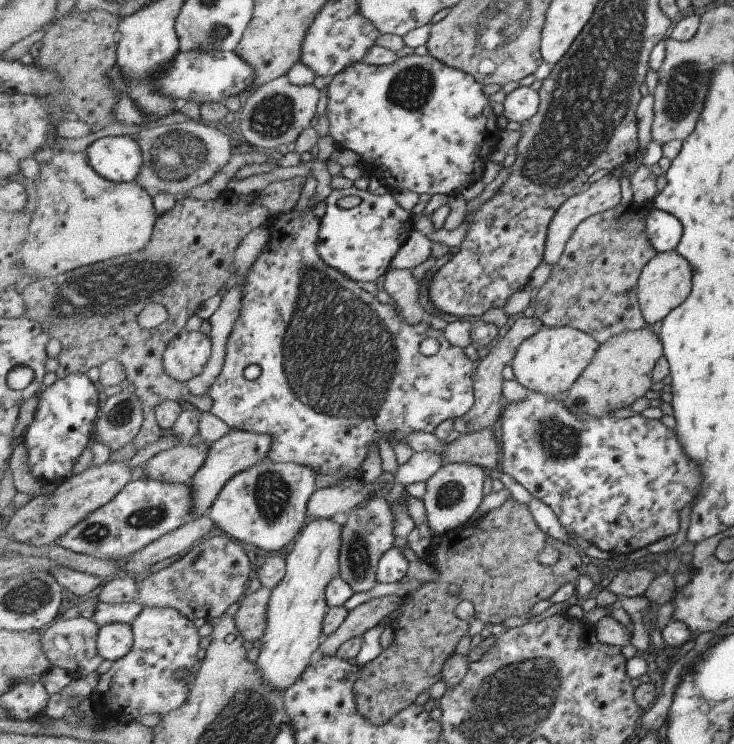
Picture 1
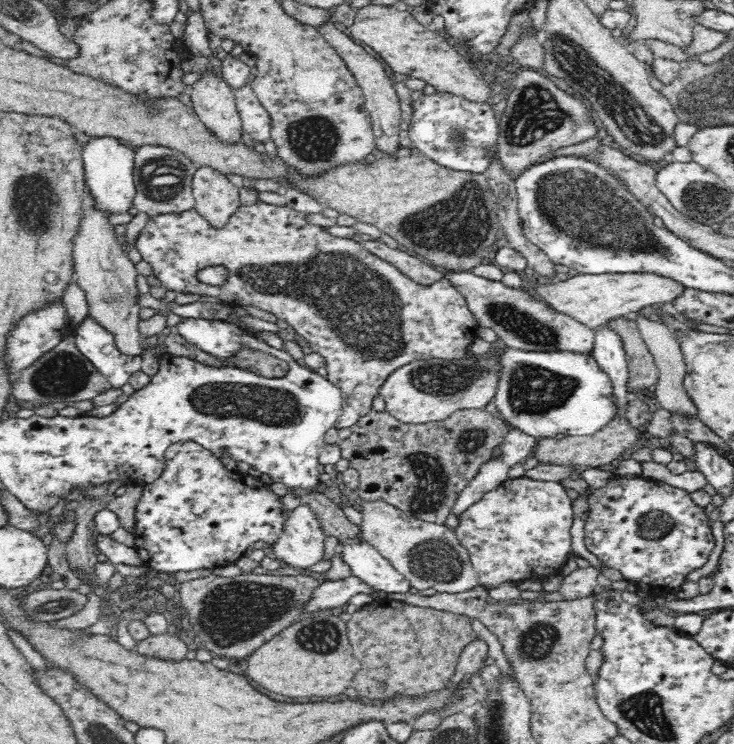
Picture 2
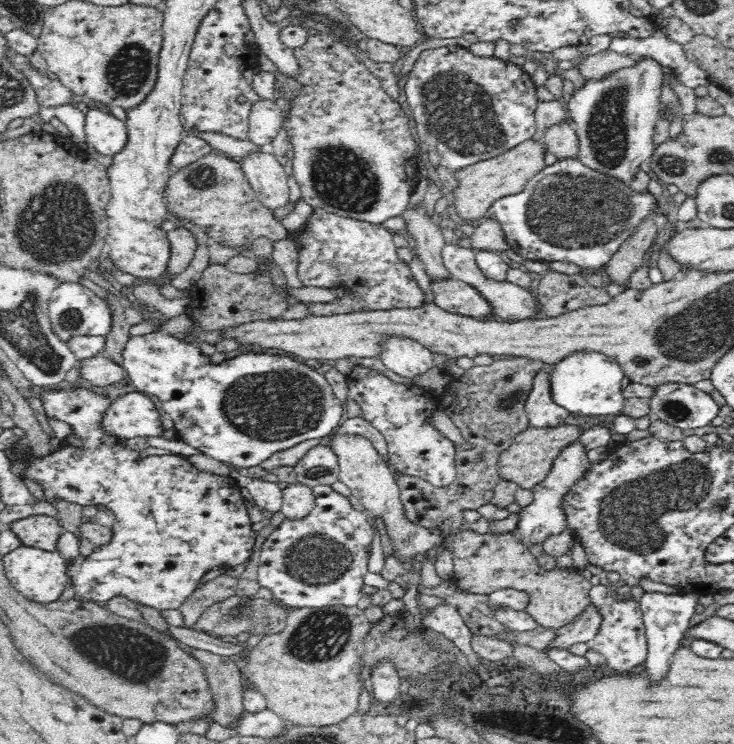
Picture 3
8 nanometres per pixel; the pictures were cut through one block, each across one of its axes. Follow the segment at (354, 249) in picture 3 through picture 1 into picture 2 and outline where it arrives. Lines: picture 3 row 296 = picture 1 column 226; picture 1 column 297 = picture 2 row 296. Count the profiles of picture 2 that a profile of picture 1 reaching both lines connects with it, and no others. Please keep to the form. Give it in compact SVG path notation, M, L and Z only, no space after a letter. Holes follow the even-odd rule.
M258 201L252 206L240 206L236 210L236 214L230 218L228 224L221 229L214 229L208 224L196 210L182 212L180 214L164 214L150 218L146 226L142 228L140 235L135 241L135 248L150 266L152 266L153 274L162 282L161 286L167 290L175 290L177 293L190 294L206 294L206 296L214 296L218 300L224 300L226 303L238 305L241 307L256 307L274 314L278 320L283 320L289 326L295 329L295 332L308 341L309 347L325 358L325 368L327 370L327 379L335 384L342 393L343 411L340 413L339 420L336 421L335 428L348 428L354 426L360 418L368 411L372 410L372 401L379 394L382 384L392 371L404 366L409 362L419 360L439 359L463 359L470 351L470 343L478 336L479 325L473 316L473 312L467 308L464 295L452 284L448 276L444 276L442 280L424 286L413 281L408 275L402 274L391 262L380 259L364 249L362 242L355 242L350 238L336 237L324 228L314 224L310 224L306 220L304 212L296 212L290 206L274 206L274 204L265 204ZM211 266L221 266L225 270L224 282L220 286L212 286L199 278L200 272Z

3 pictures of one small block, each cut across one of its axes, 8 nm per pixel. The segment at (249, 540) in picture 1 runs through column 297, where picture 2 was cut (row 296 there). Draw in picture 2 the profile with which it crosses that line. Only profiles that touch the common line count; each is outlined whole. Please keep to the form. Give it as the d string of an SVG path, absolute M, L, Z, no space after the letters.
M444 271L444 276L448 276L452 284L464 295L467 308L473 312L479 328L492 329L504 342L504 346L526 351L587 351L593 352L595 332L584 324L576 321L569 315L562 314L552 307L552 304L537 298L534 293L530 293L521 288L512 288L502 281L488 280L476 276L472 271Z

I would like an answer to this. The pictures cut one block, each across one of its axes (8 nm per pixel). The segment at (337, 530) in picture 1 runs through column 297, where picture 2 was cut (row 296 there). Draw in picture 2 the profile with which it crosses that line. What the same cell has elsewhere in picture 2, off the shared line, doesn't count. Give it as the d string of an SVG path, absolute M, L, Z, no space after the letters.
M648 271L632 273L582 274L563 281L551 283L540 281L533 288L534 295L552 304L562 314L569 315L576 321L594 329L608 323L610 320L626 317L631 312L637 313L646 306L669 306L684 291L684 286L674 278L654 274Z

